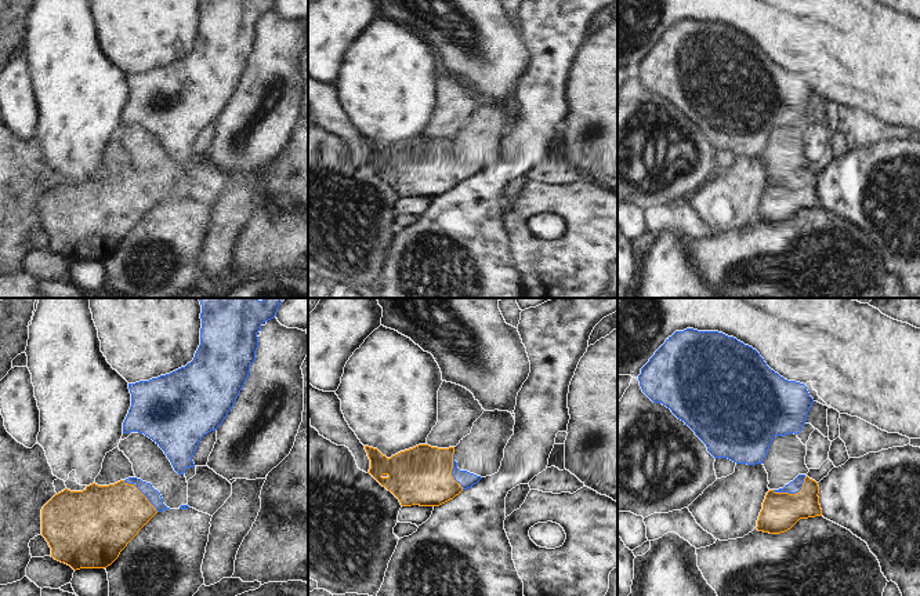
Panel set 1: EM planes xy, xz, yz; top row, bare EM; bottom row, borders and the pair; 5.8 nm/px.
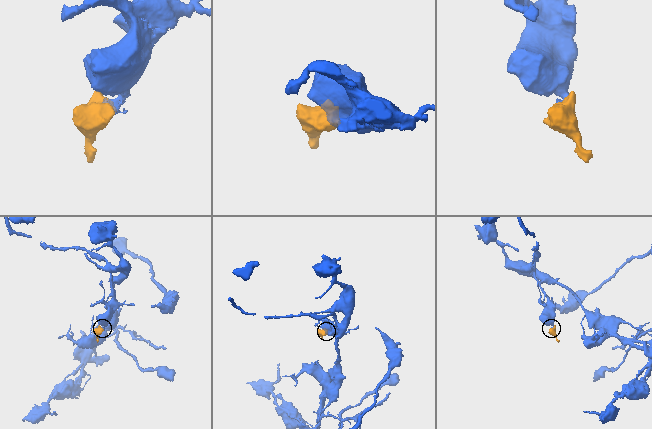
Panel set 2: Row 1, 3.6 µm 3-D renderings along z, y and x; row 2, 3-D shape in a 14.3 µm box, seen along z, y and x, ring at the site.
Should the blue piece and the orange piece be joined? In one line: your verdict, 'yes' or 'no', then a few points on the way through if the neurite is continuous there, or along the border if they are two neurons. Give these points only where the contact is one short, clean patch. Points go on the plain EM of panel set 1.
yes; runs through yz (794, 177), (792, 184), (792, 191), (781, 202)

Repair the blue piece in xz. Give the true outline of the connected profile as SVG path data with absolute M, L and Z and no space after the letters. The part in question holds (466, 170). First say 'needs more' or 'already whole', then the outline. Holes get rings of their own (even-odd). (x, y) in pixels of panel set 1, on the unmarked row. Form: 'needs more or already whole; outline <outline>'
needs more; outline M419 135L391 149L369 137L365 141L370 150L367 164L391 182L402 197L439 197L482 170L457 159L454 138Z

